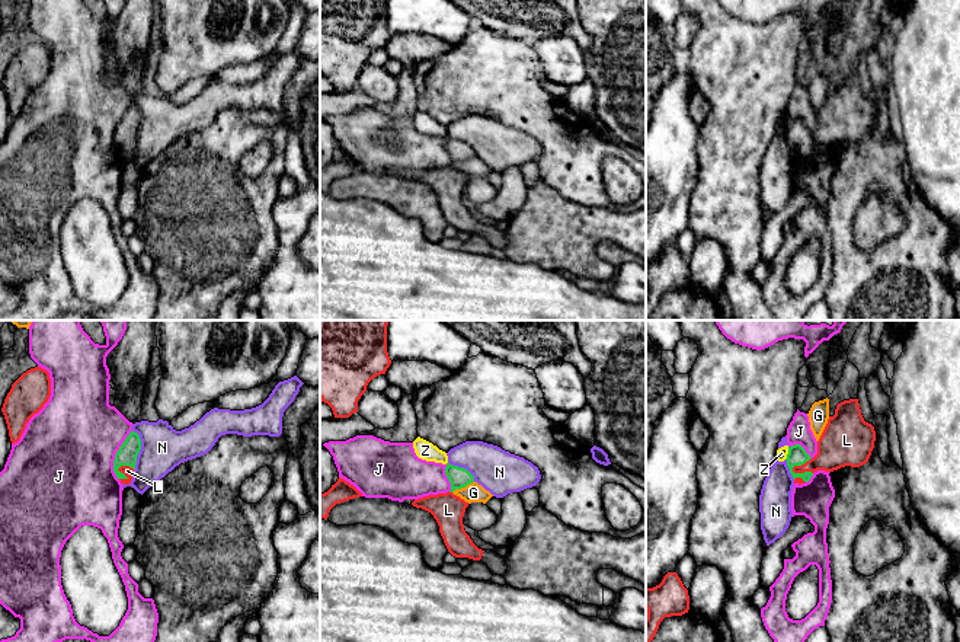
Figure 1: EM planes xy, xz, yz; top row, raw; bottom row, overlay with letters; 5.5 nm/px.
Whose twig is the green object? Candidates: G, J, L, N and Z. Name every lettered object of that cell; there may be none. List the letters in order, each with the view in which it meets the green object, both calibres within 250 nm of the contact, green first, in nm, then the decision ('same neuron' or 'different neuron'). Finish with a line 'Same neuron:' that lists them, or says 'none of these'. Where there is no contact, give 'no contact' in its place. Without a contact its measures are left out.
G: xz | 120/110 nm | different neuron
J: xy | 110/500 nm | different neuron
L: yz | 110/240 nm | same neuron
N: xy | 110/240 nm | different neuron
Z: yz | 110/60 nm | different neuron
Same neuron: L

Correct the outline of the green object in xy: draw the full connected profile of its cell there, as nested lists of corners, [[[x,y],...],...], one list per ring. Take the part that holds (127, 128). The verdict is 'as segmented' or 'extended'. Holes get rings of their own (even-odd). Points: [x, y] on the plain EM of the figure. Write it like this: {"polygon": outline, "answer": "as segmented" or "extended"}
{"polygon": [[[134,105],[125,112],[115,128],[113,146],[124,159],[129,159],[135,144],[137,130],[141,124],[140,109]]], "answer": "extended"}

